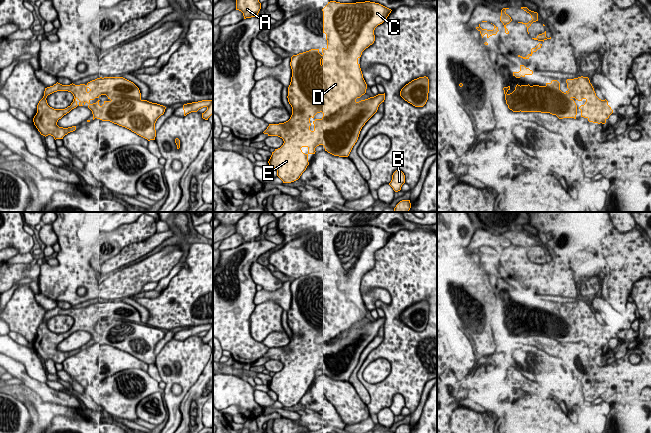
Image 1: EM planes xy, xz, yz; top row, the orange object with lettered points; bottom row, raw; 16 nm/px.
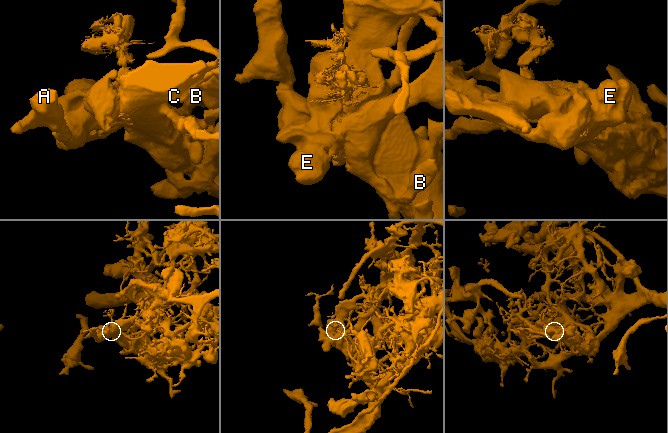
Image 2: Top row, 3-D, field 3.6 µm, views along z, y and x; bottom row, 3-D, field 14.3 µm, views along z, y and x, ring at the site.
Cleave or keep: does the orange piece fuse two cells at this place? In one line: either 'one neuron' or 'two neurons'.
two neurons

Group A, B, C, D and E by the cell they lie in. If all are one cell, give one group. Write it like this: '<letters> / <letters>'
A E / B C D

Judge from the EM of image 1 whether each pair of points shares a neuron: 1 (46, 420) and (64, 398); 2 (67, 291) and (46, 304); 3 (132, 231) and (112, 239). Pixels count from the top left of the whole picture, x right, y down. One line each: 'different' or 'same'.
1: different
2: different
3: same

